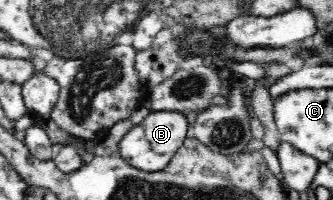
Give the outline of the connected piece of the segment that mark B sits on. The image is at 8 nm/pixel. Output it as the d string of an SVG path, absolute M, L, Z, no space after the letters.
M152 111L143 122L133 126L127 131L127 134L121 136L117 144L117 150L119 150L117 156L121 157L127 165L145 172L163 170L177 149L183 146L183 141L188 134L190 134L190 127L183 113Z

